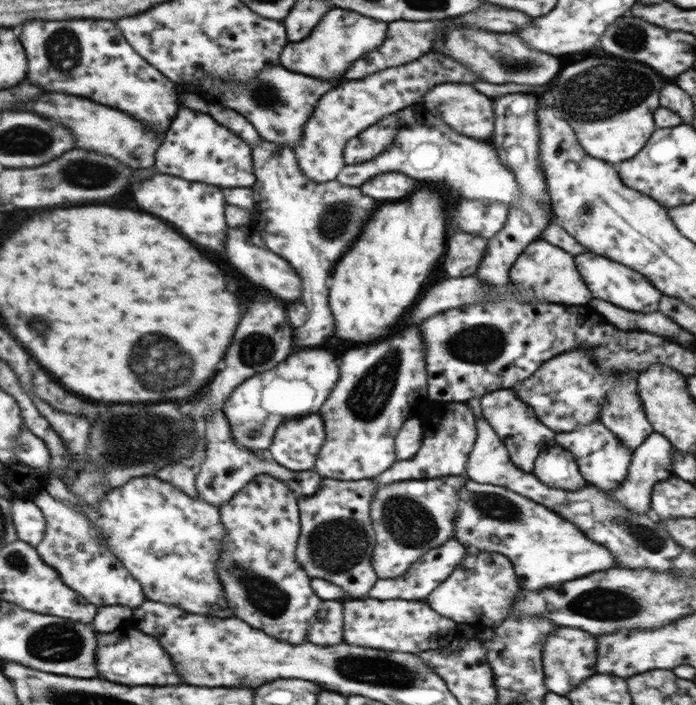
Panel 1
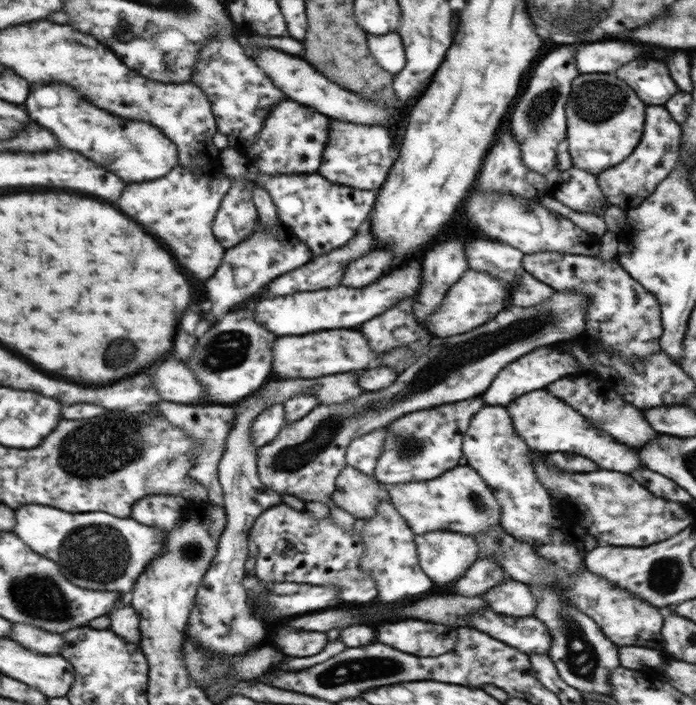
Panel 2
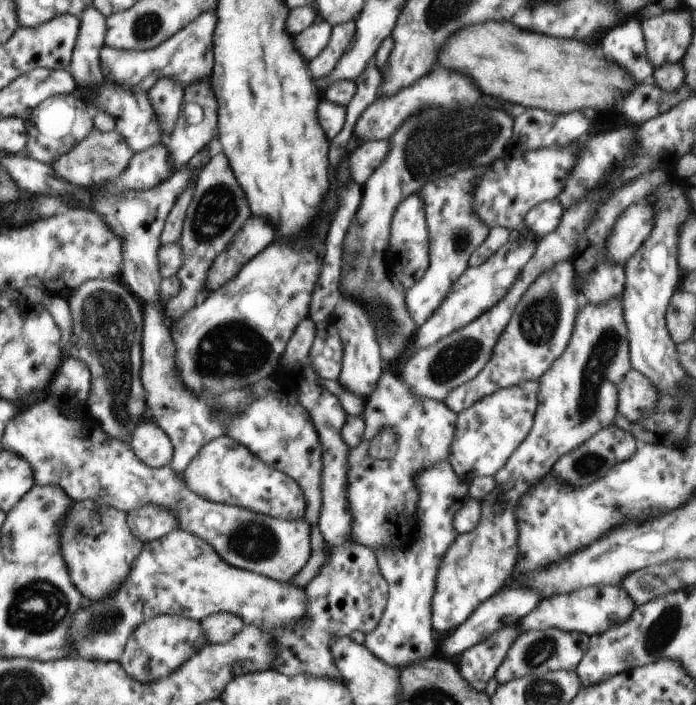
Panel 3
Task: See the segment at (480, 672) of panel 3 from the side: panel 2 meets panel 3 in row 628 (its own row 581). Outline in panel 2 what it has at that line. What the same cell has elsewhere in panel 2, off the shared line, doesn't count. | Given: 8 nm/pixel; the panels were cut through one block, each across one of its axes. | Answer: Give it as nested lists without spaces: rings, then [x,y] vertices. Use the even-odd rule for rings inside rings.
[[[509,577],[481,596],[490,609],[506,616],[532,616],[538,603],[528,585]]]

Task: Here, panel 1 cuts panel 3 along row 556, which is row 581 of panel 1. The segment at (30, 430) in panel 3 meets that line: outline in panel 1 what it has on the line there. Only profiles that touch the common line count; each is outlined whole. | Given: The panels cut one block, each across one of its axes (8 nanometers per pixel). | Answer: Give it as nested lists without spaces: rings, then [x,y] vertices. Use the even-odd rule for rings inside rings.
[[[258,474],[230,500],[223,502],[218,510],[226,536],[221,555],[216,561],[216,574],[224,588],[226,602],[235,610],[235,616],[252,628],[264,630],[276,640],[286,640],[288,644],[304,644],[310,628],[308,622],[314,622],[322,600],[313,592],[310,577],[295,557],[295,546],[301,533],[296,493],[281,480]]]

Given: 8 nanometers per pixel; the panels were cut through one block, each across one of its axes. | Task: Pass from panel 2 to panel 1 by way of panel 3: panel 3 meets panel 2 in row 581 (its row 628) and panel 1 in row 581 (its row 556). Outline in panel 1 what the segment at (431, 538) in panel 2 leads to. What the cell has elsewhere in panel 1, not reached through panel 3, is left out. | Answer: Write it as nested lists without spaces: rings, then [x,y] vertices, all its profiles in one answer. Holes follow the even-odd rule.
[[[497,552],[466,553],[464,560],[452,572],[452,575],[426,599],[440,616],[446,616],[454,622],[486,622],[495,626],[509,616],[511,604],[518,596],[517,577],[507,556]]]

